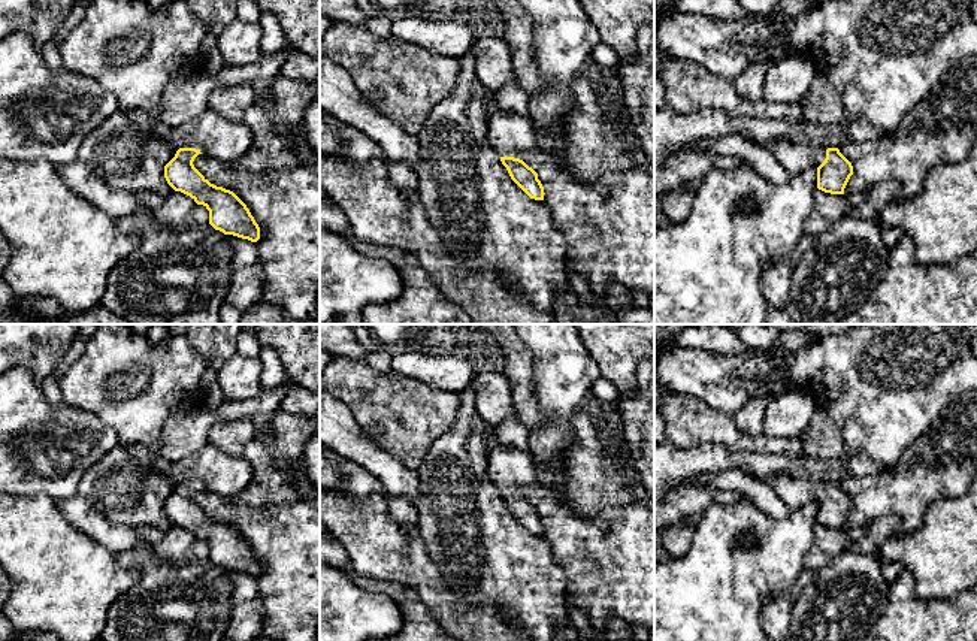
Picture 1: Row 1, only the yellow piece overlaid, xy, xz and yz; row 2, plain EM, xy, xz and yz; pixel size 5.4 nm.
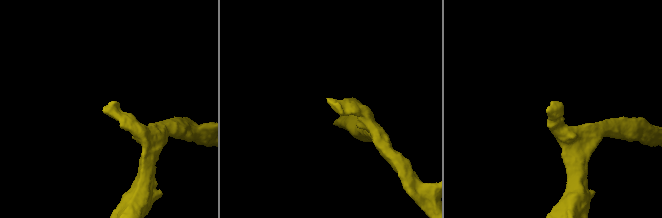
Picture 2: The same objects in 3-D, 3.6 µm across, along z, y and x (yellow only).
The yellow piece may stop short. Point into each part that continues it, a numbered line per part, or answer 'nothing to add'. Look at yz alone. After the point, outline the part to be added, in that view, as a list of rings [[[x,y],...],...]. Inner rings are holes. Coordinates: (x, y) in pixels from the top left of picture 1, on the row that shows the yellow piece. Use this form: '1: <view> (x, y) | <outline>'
1: yz (796, 159) | [[[787,139],[769,140],[765,148],[774,154],[792,176],[819,167],[826,158],[826,148],[792,143]]]

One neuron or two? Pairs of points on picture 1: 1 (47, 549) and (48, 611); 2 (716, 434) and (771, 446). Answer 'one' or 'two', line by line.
1: one
2: one

